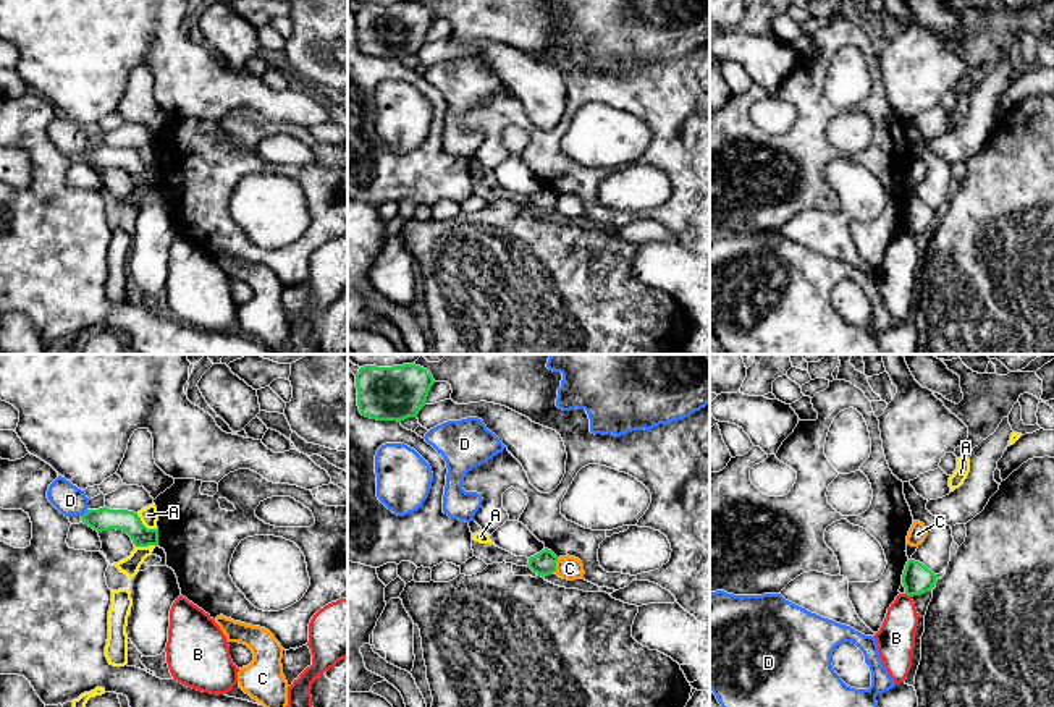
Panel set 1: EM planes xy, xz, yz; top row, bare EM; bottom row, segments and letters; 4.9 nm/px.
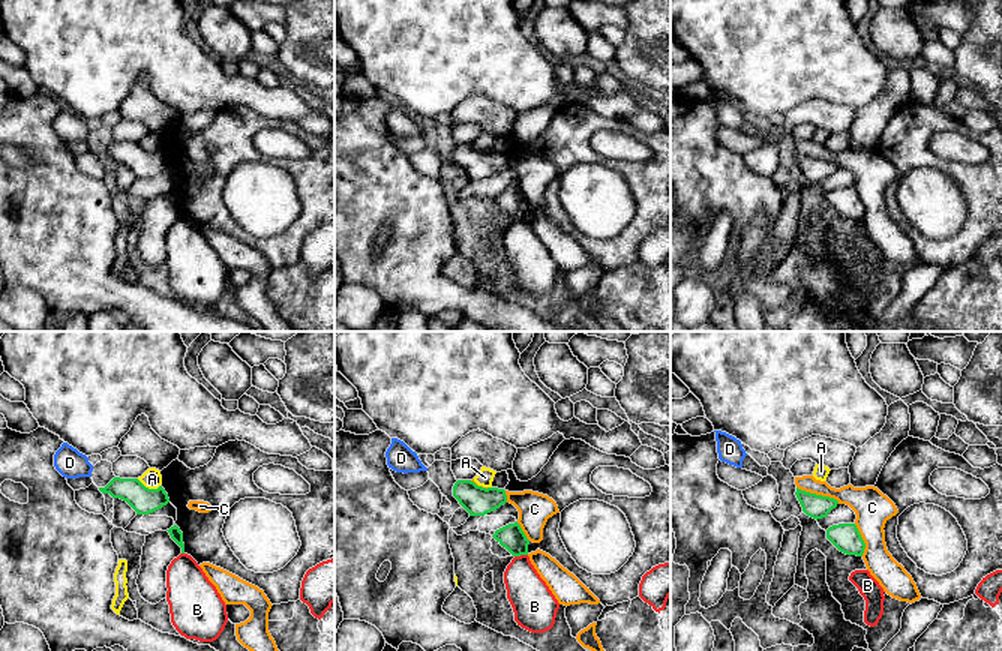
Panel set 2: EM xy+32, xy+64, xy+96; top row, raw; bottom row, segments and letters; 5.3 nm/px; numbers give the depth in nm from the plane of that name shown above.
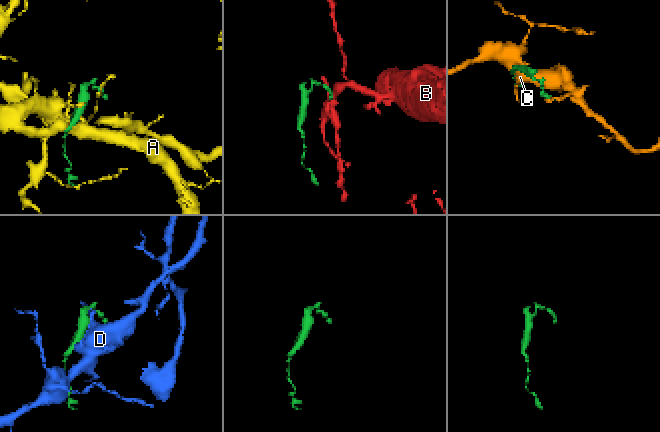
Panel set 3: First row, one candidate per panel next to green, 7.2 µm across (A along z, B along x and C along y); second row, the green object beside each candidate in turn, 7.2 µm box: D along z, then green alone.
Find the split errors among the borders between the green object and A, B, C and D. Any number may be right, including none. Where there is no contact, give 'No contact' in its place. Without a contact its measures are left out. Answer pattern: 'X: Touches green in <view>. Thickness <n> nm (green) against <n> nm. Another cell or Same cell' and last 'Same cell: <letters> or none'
A: Touches green in xy. Thickness 110 nm (green) against 90 nm. Another cell
B: Touches green in yz. Thickness 150 nm (green) against 190 nm. Another cell
C: Touches green in xz. Thickness 120 nm (green) against 120 nm. Another cell
D: Touches green in xy. Thickness 110 nm (green) against 150 nm. Another cell
Same cell: none

